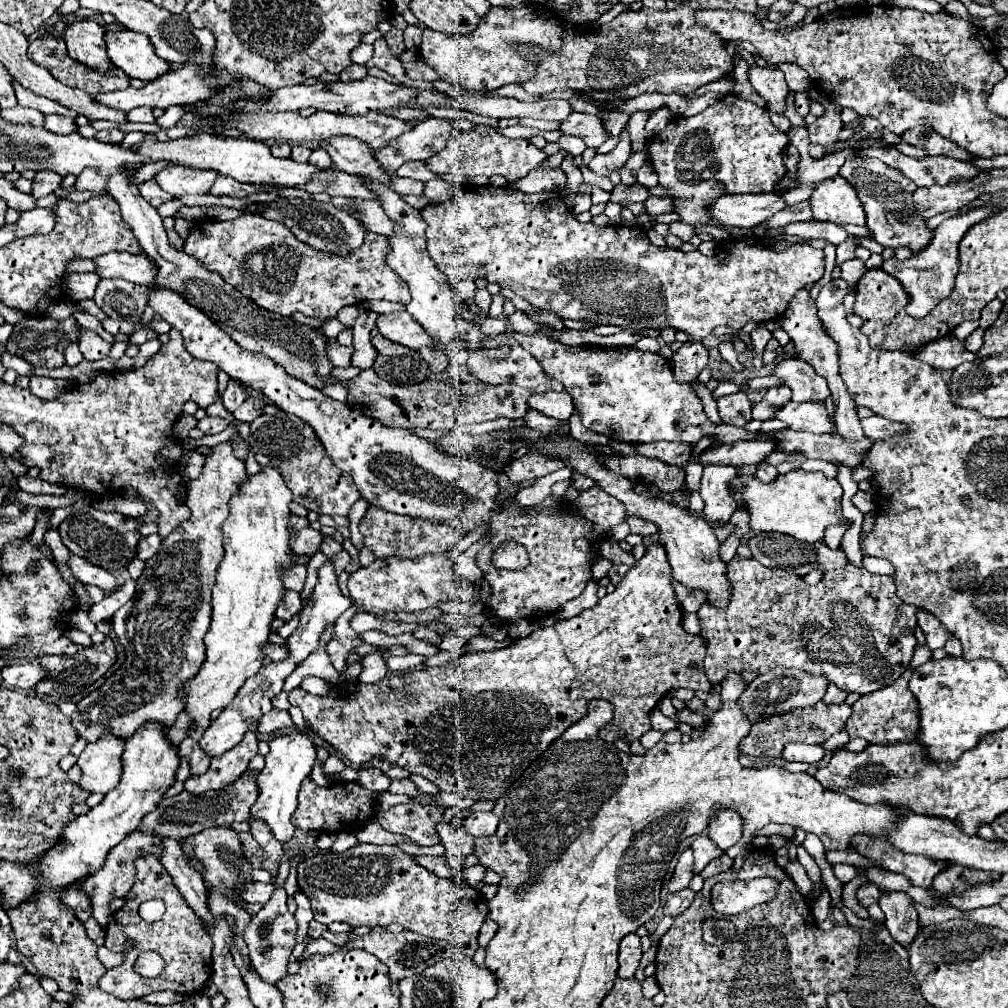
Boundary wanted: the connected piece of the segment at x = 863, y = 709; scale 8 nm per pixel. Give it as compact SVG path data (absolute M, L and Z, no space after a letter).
M903 673L897 683L863 695L853 705L853 715L849 717L845 731L851 739L861 737L869 743L877 745L897 745L897 743L915 743L919 739L921 719L919 719L919 703L913 699L913 693L907 687L909 675Z

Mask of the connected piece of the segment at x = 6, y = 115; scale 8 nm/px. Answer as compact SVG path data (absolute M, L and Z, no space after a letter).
M13 107L13 109L3 109L1 111L1 117L5 121L11 121L11 123L33 123L37 127L43 127L43 121L45 121L45 115L41 111L35 111L35 109L27 109L27 107Z

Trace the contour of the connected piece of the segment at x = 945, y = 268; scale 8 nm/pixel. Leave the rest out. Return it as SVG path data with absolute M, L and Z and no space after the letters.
M981 205L981 207L975 207L975 209L969 209L969 211L963 211L955 217L949 217L945 219L937 229L933 229L933 239L929 241L929 247L925 247L925 251L917 251L917 255L911 255L909 259L901 261L897 257L891 257L887 261L883 261L883 271L887 271L889 275L893 275L895 279L901 281L901 285L905 287L905 291L909 293L911 297L911 303L907 305L907 313L911 317L925 317L931 313L931 309L941 301L945 299L953 285L955 285L955 275L957 275L957 267L959 267L959 261L957 261L957 245L961 241L961 237L981 219L987 219L989 215L1001 211L1003 205Z

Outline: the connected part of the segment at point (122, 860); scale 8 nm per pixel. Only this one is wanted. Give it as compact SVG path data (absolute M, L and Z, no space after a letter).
M133 831L123 843L119 843L117 847L113 847L113 851L109 851L107 855L107 861L103 863L103 867L99 871L95 871L85 883L83 883L83 889L89 893L91 897L91 903L93 903L93 917L97 919L97 923L101 923L103 927L109 923L107 919L107 911L109 911L109 901L113 897L121 897L121 895L127 895L131 891L131 885L133 885L133 879L135 879L135 857L139 855L139 851L147 851L147 853L155 853L159 855L161 851L155 847L159 843L159 837L153 837L149 833L139 833L139 831Z

